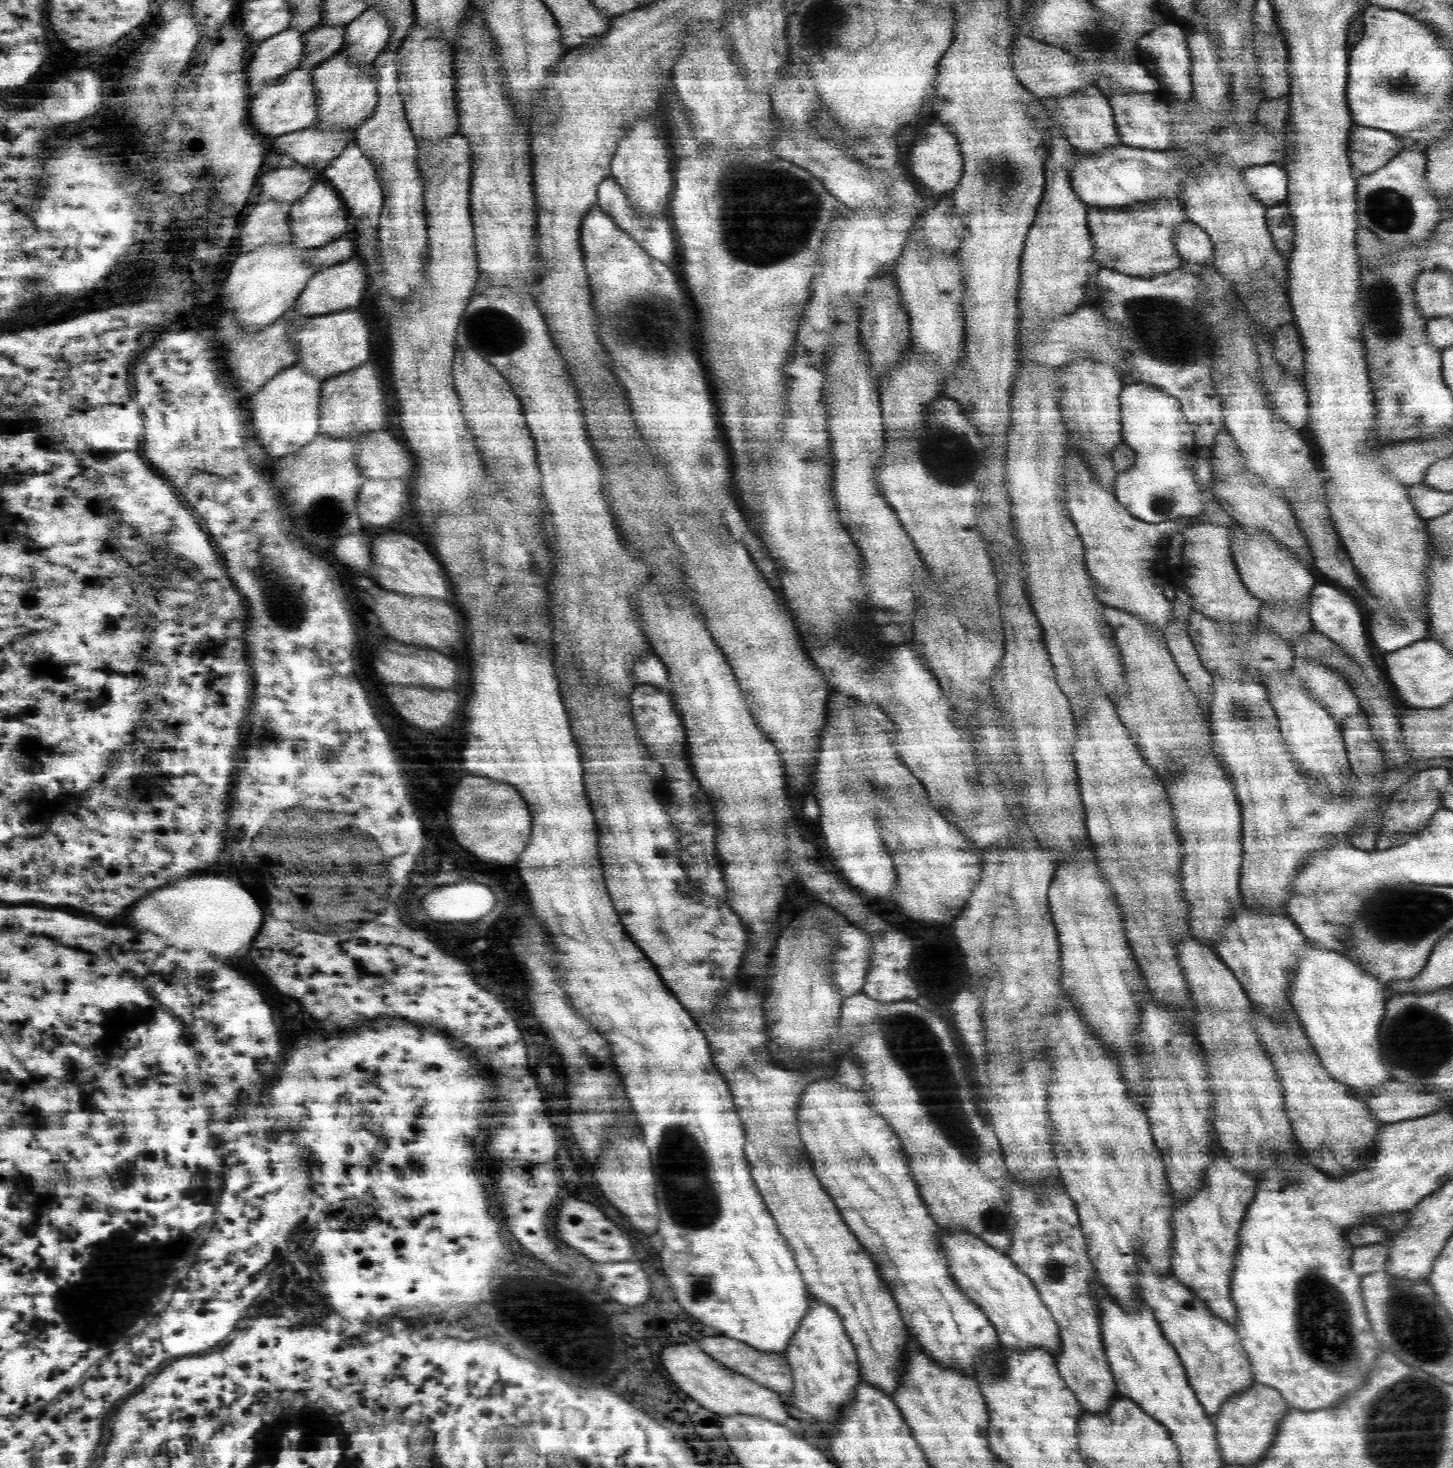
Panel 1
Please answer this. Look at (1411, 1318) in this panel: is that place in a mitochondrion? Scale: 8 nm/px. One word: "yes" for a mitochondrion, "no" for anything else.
yes

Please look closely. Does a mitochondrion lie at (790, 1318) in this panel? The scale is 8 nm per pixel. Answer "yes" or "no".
no

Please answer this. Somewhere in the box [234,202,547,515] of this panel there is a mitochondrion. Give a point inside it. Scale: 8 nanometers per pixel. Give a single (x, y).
(503, 331)

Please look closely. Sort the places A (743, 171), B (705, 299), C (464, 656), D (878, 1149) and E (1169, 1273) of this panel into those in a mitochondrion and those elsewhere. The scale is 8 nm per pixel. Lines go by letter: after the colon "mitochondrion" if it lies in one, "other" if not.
A: mitochondrion
B: other
C: other
D: other
E: other

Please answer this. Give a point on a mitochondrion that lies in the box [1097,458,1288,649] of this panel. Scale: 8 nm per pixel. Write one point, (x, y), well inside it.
(1159, 505)

